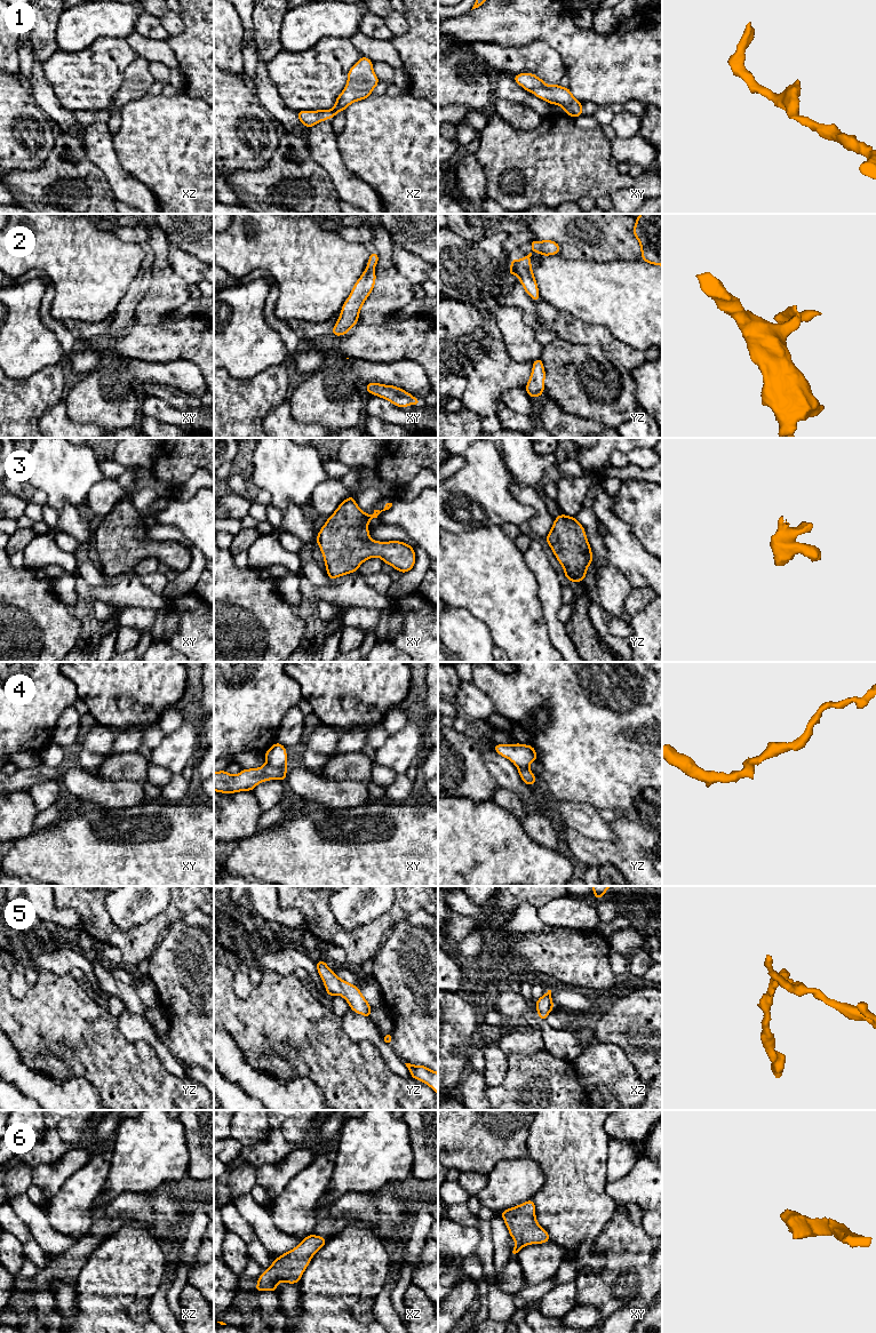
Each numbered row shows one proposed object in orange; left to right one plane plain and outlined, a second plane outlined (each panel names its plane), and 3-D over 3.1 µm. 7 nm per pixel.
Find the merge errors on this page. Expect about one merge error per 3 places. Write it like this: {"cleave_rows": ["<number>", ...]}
{"cleave_rows": ["4"]}

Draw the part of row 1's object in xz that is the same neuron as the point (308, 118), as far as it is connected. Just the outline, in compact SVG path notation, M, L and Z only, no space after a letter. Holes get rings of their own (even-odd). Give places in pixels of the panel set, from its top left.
M361 56L348 72L347 86L337 96L332 110L297 111L297 117L302 125L308 128L320 121L332 119L341 110L345 111L351 103L365 99L372 95L373 89L379 82L380 80L373 71L373 62Z

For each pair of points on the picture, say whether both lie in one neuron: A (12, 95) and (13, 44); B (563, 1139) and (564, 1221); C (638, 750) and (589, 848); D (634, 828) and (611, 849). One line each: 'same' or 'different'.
A: different
B: same
C: different
D: same

